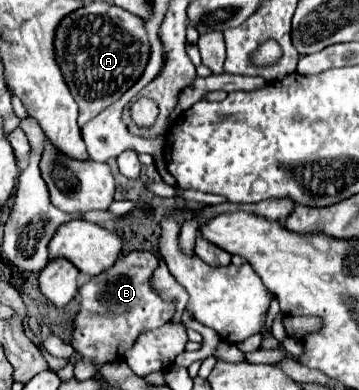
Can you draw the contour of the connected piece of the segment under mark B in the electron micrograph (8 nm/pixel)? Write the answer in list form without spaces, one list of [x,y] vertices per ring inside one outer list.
[[[133,250],[121,256],[109,270],[99,276],[93,276],[87,284],[79,288],[81,308],[75,318],[73,348],[81,358],[93,360],[97,364],[107,364],[123,358],[135,338],[147,330],[163,326],[171,320],[175,308],[173,304],[163,302],[151,288],[149,278],[159,264],[155,252]]]

